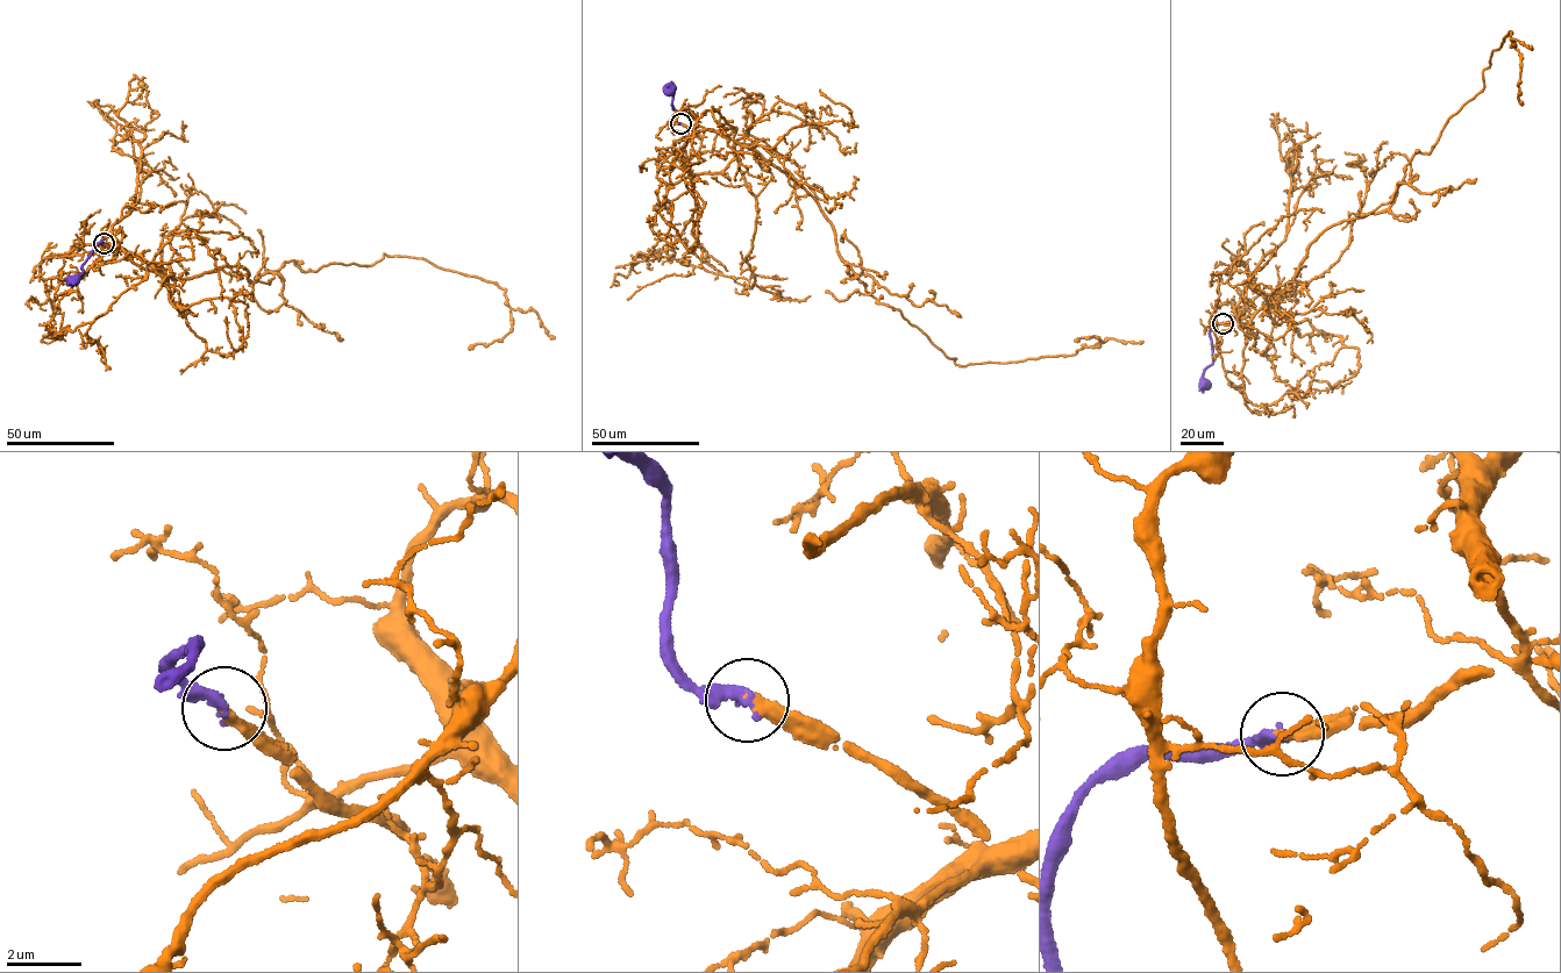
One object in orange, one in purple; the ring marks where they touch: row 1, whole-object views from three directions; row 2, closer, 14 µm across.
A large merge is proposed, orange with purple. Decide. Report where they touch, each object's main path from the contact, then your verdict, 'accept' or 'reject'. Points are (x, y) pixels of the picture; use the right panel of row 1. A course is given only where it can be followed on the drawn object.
place (1223, 323); course orange (1223, 322), (1223, 303), (1244, 317), (1282, 293), (1333, 226), (1388, 208), (1510, 31), (1523, 105); course purple (1223, 322), (1211, 327), (1213, 362), (1200, 378), (1203, 384); accept

